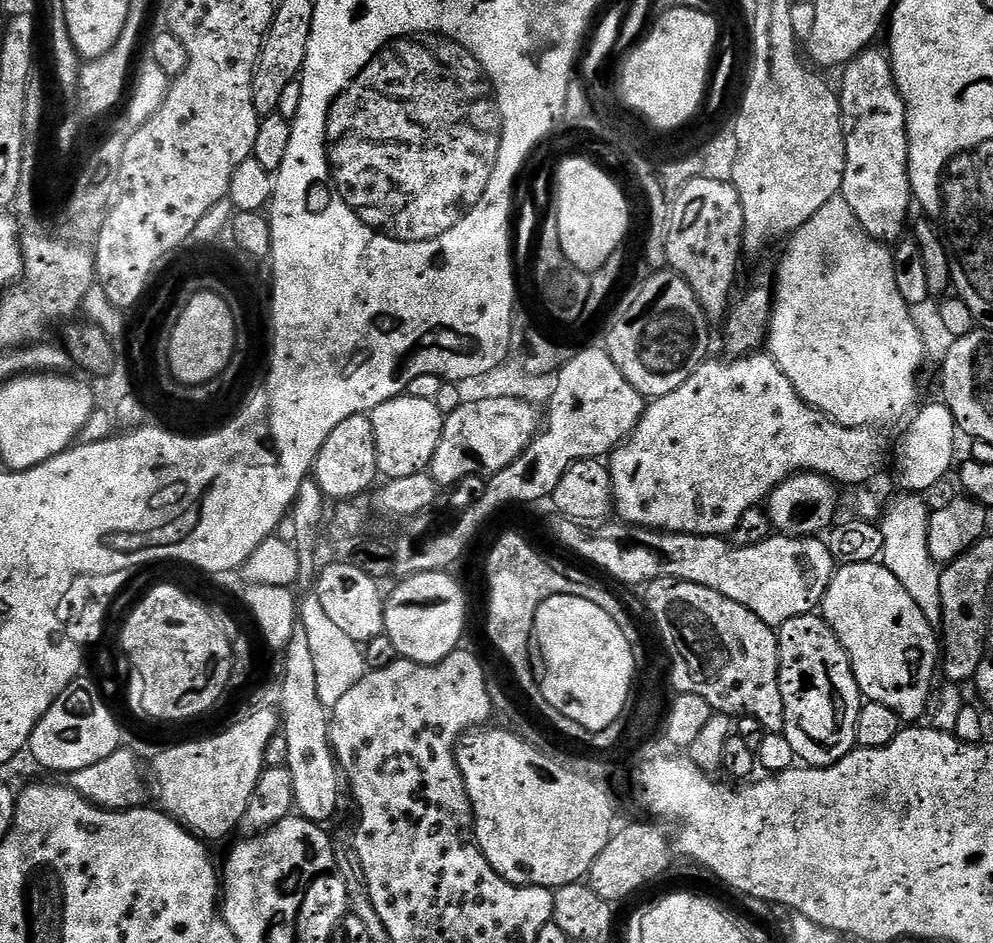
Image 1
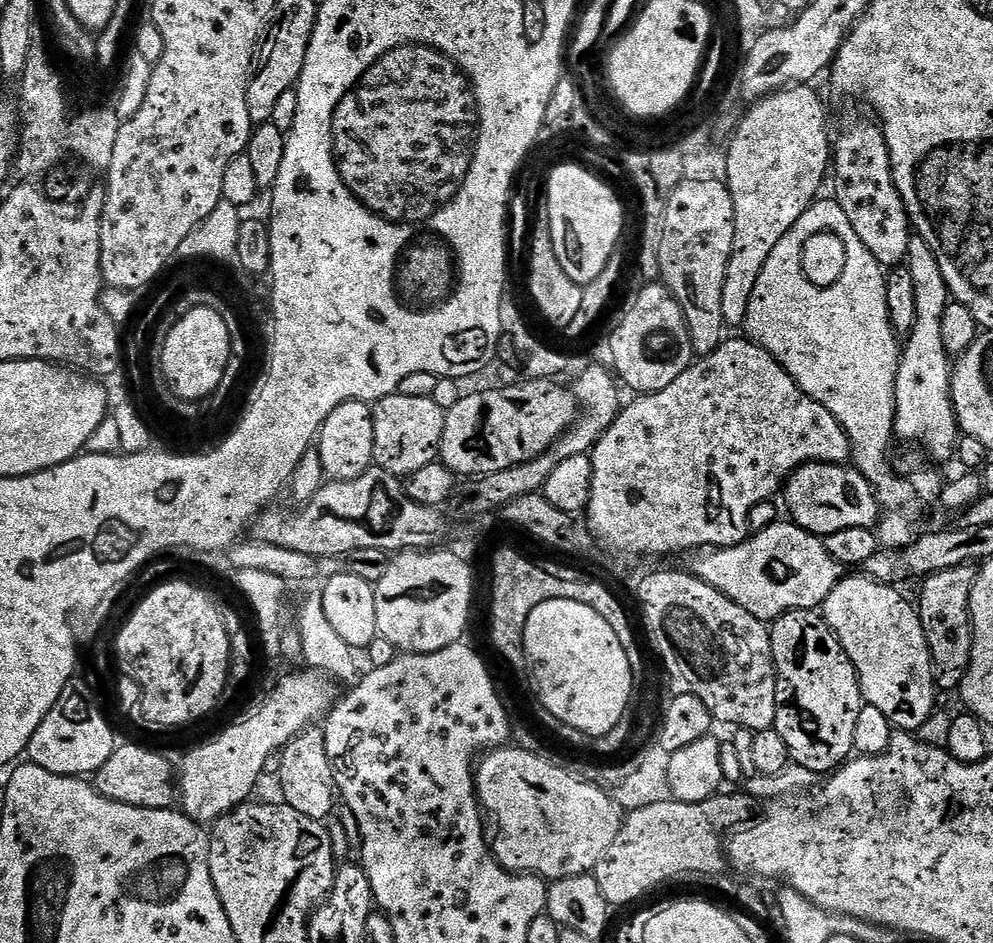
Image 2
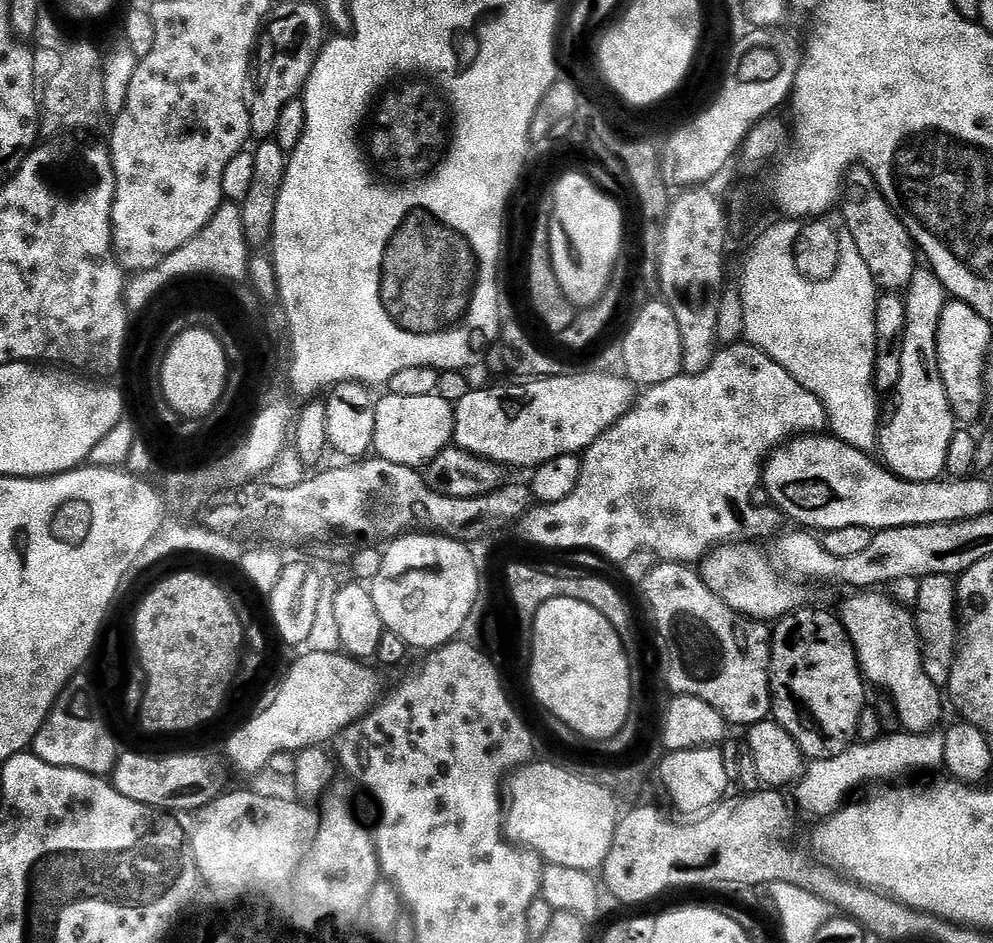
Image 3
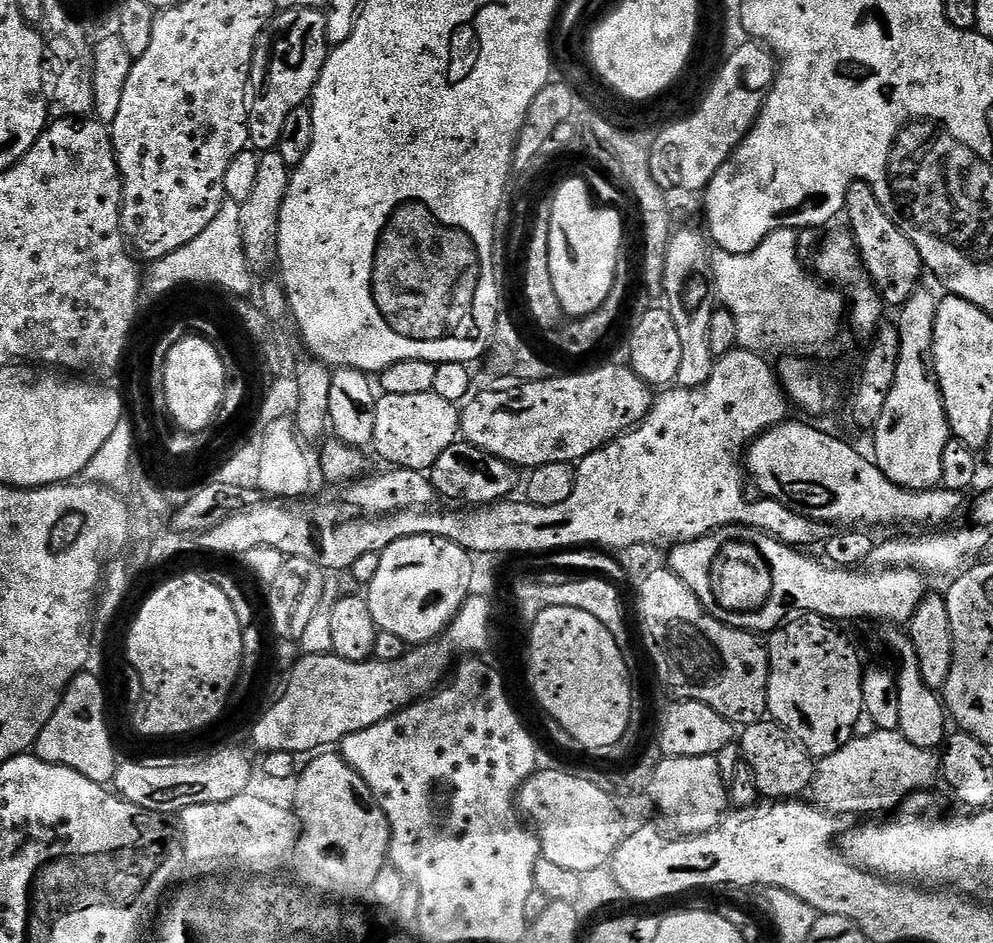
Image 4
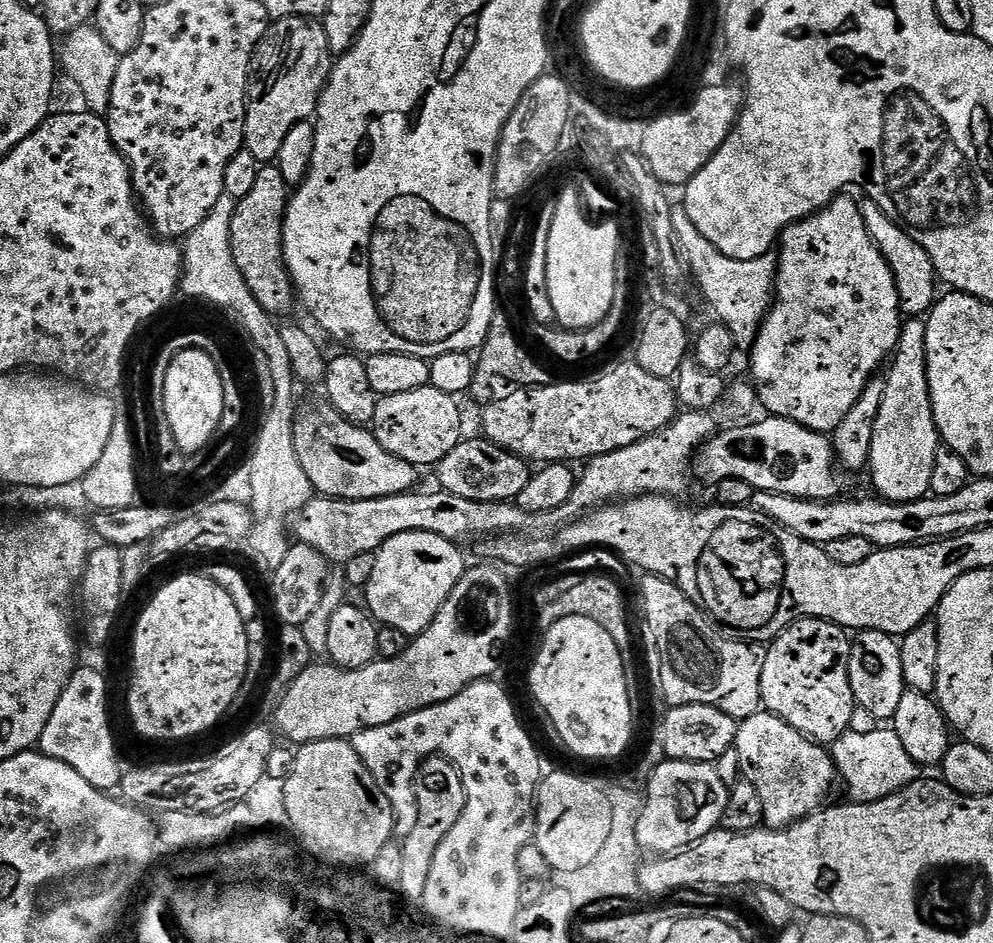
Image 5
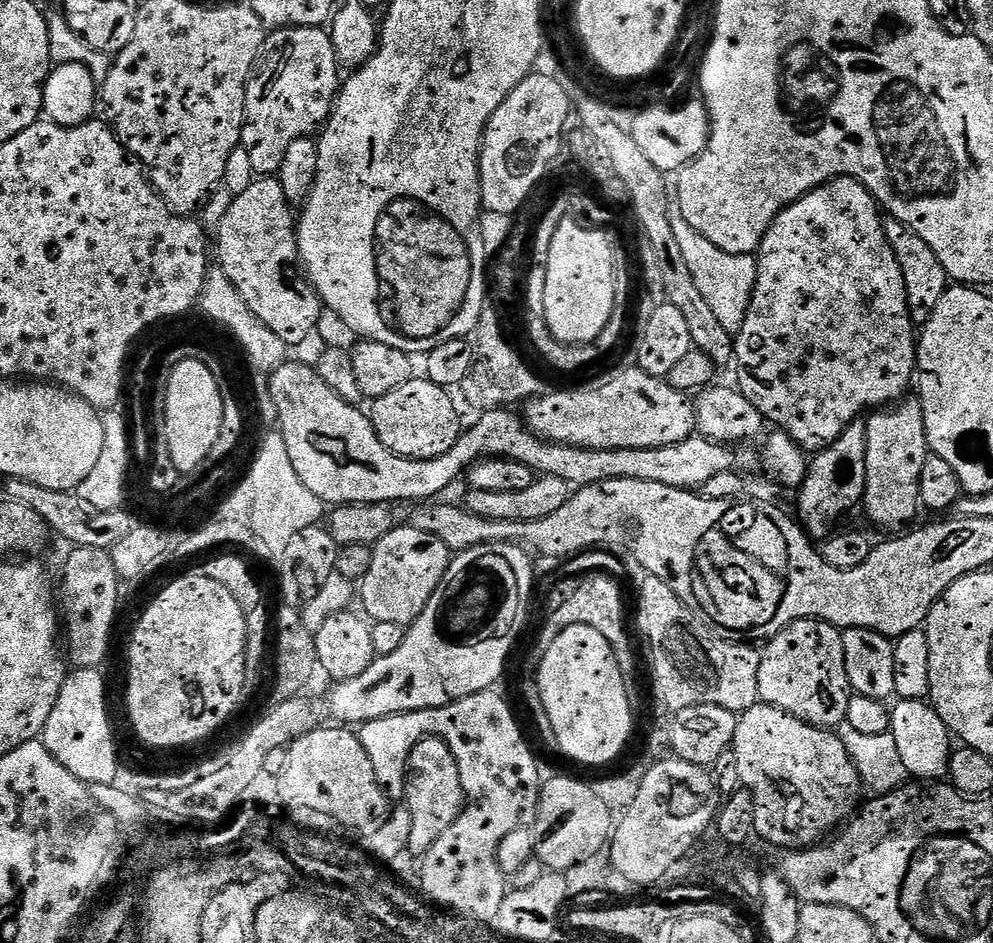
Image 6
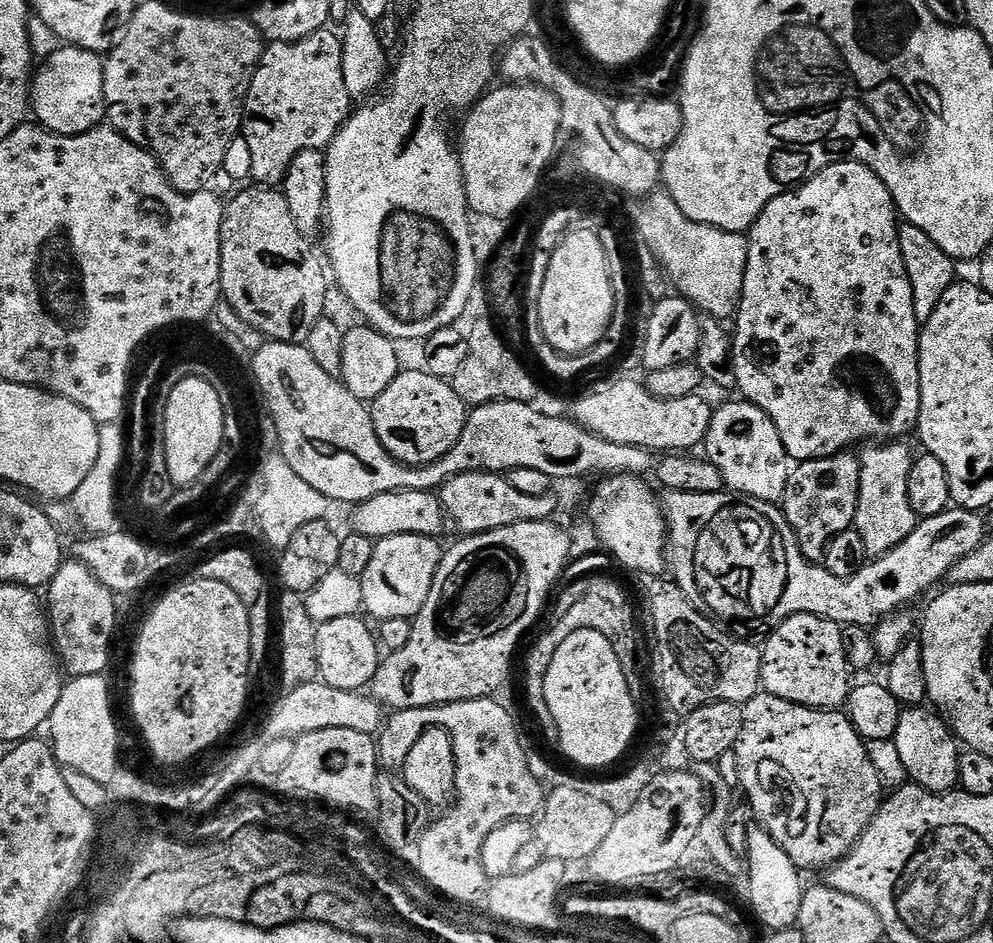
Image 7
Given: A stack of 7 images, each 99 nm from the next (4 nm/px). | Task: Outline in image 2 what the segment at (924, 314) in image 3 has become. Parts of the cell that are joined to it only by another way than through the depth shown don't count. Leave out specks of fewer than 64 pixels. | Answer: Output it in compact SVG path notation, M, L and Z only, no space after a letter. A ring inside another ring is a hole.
M914 234L910 238L906 267L914 278L918 318L911 334L903 341L900 354L895 435L912 444L921 444L937 462L943 462L952 458L958 448L958 425L952 408L953 365L946 346L942 346L942 314L946 314L950 293L946 278L942 278L942 266L938 266L938 258L934 258L934 250L926 246L921 236Z

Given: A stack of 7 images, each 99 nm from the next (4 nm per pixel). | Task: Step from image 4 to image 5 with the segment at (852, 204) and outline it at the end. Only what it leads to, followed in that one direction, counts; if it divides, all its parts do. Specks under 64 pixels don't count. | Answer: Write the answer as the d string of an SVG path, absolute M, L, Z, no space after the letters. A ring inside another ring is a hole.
M865 199L860 204L860 209L862 218L866 222L866 230L870 230L873 242L886 258L886 262L894 274L894 282L898 286L901 313L908 318L927 317L938 299L938 291L936 292L938 277L930 254L926 254L926 250L909 229L897 224L874 201Z

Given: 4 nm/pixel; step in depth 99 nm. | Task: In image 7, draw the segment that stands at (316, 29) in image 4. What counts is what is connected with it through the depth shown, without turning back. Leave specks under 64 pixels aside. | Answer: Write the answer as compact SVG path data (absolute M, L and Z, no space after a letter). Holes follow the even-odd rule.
M312 30L309 31L307 40L302 40L294 44L277 44L269 43L264 49L263 57L260 61L259 68L252 76L252 81L248 87L248 94L244 98L242 105L242 138L246 146L250 146L250 159L252 162L252 180L260 186L276 186L283 181L284 175L290 170L294 158L306 150L324 150L332 143L332 140L340 128L348 121L349 116L354 111L354 101L352 95L346 90L346 82L342 78L342 40L339 35L336 36L329 30Z

